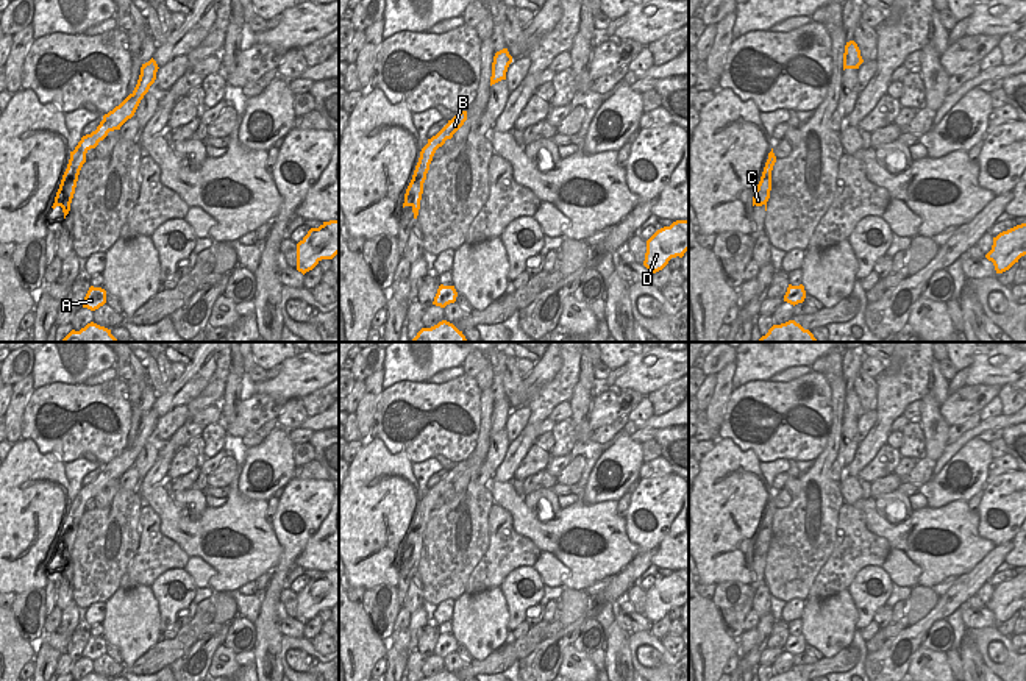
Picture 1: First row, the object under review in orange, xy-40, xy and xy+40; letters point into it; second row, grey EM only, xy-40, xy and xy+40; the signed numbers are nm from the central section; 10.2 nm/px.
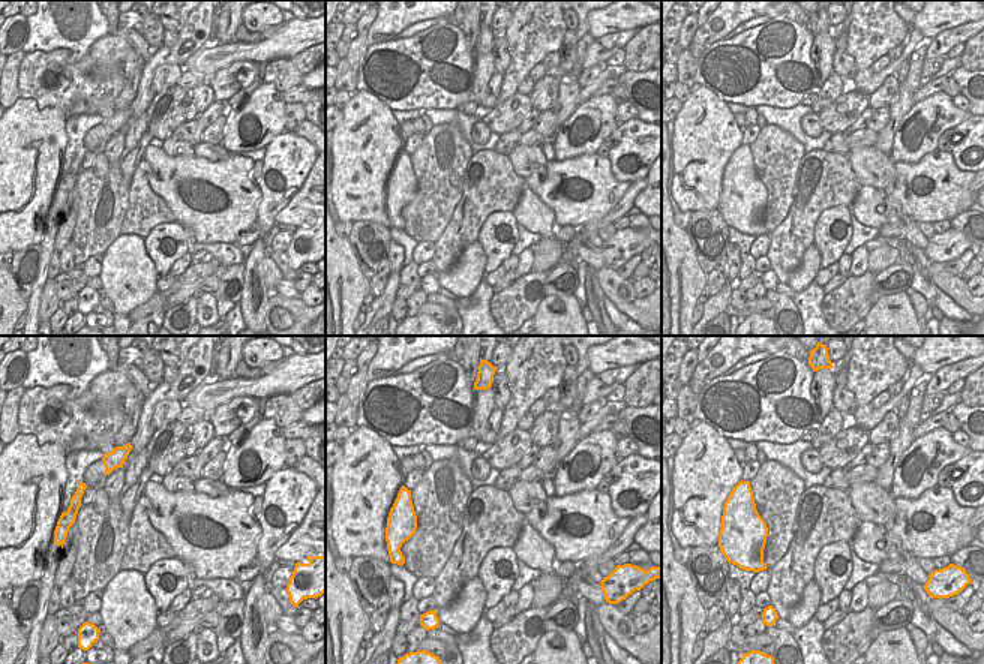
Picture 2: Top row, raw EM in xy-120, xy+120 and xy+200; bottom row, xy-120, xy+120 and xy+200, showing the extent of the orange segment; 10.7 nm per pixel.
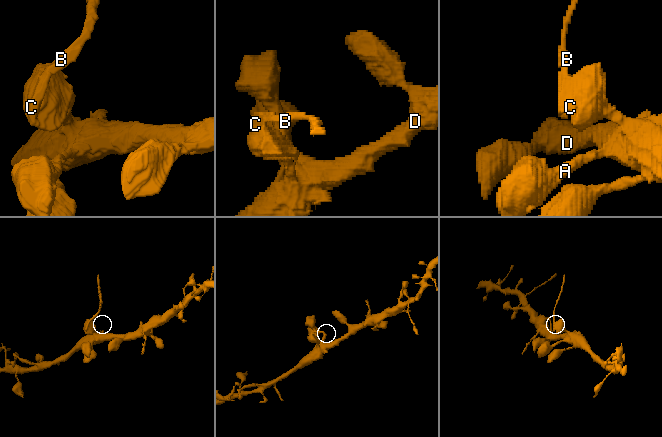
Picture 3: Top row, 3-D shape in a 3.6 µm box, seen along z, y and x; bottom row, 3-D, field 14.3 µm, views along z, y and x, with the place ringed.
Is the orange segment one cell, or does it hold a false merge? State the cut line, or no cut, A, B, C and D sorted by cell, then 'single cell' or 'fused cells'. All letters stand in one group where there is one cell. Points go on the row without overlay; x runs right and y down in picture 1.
cut xy (414, 522), (411, 534), (413, 552), (406, 555); groups A C D / B; fused cells

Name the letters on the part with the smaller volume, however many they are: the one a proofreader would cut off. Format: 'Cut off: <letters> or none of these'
Cut off: B

